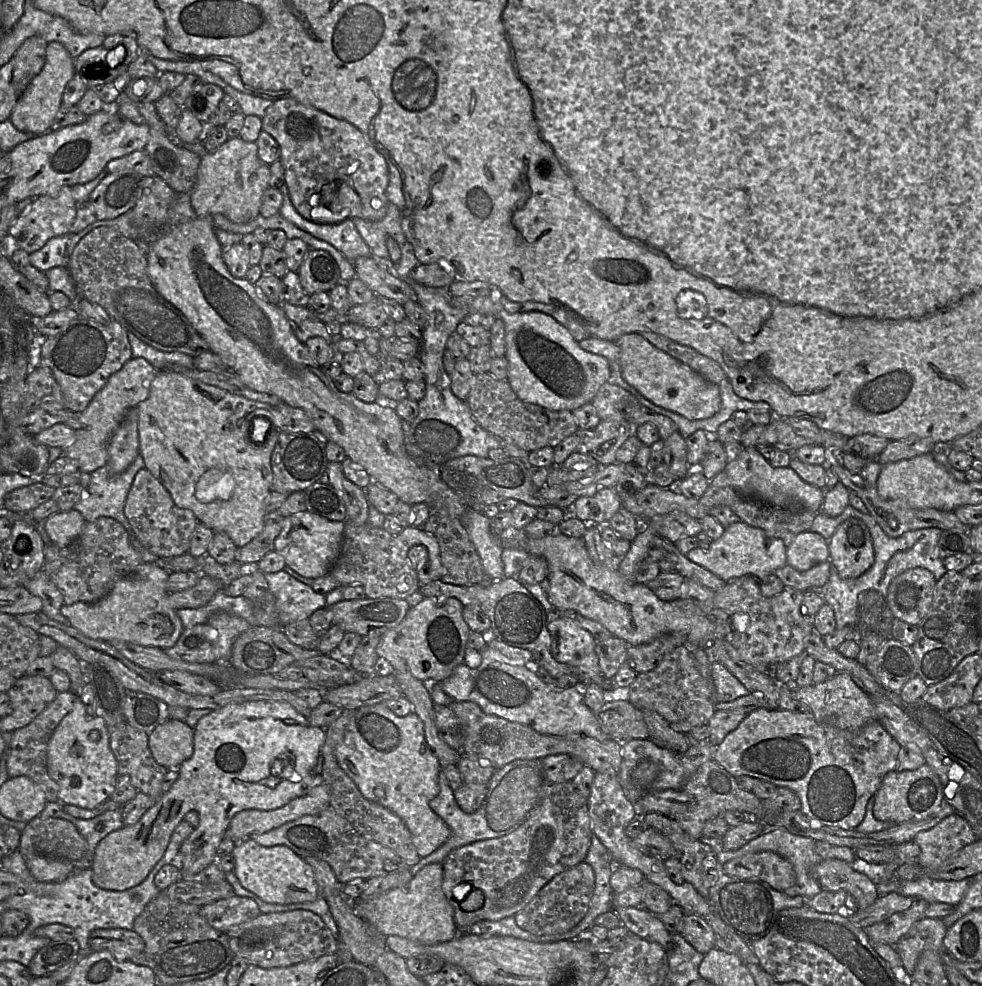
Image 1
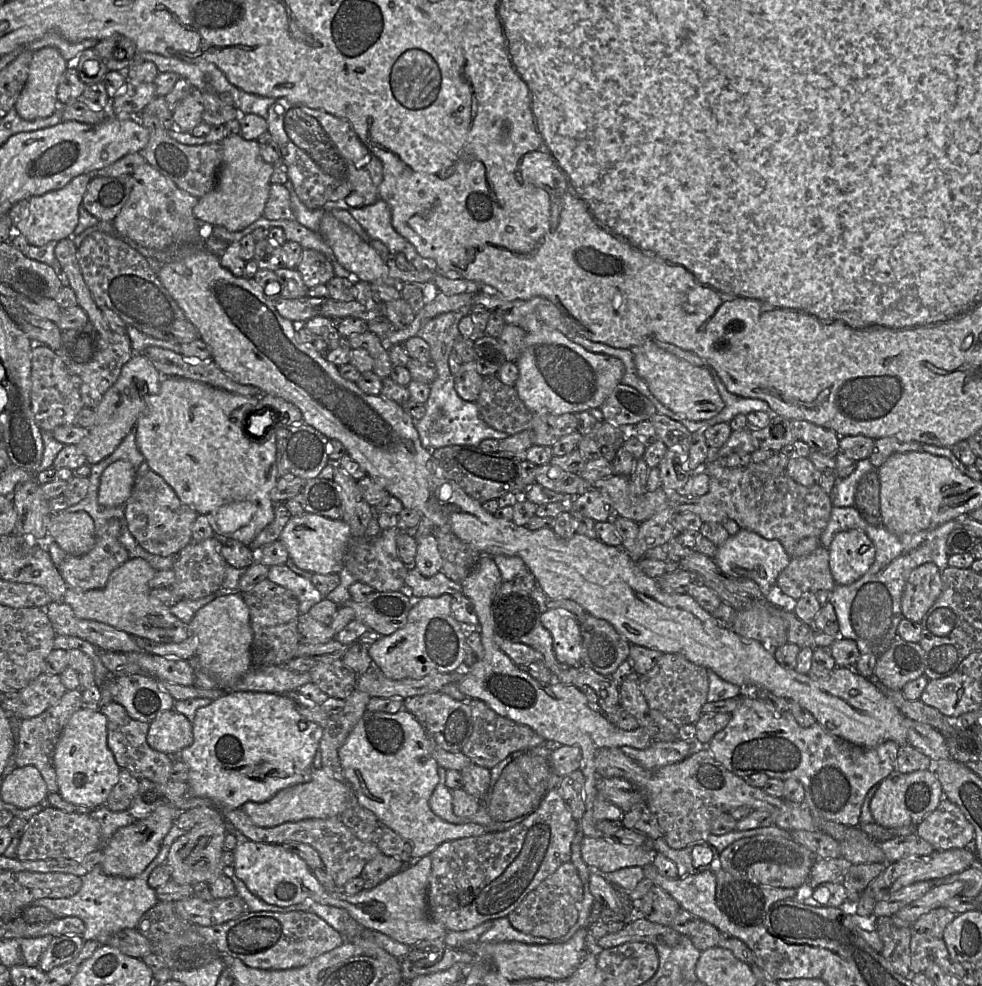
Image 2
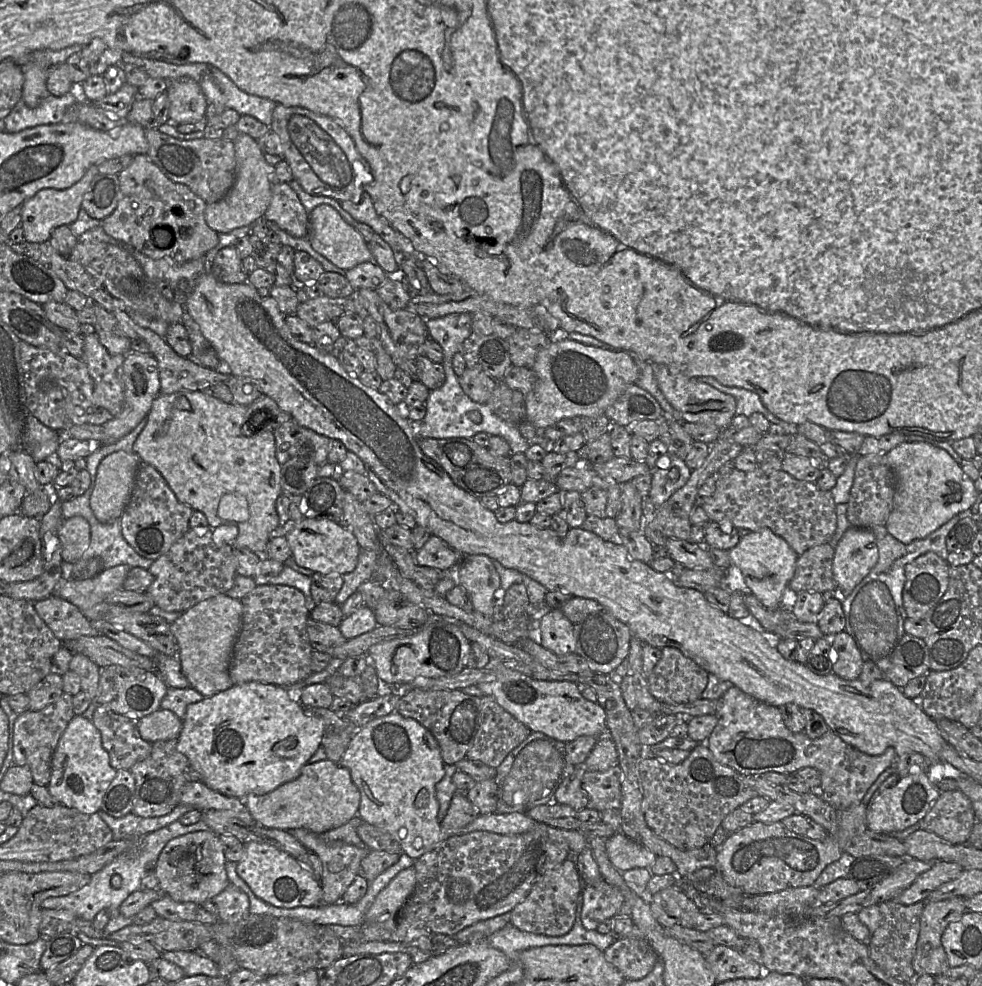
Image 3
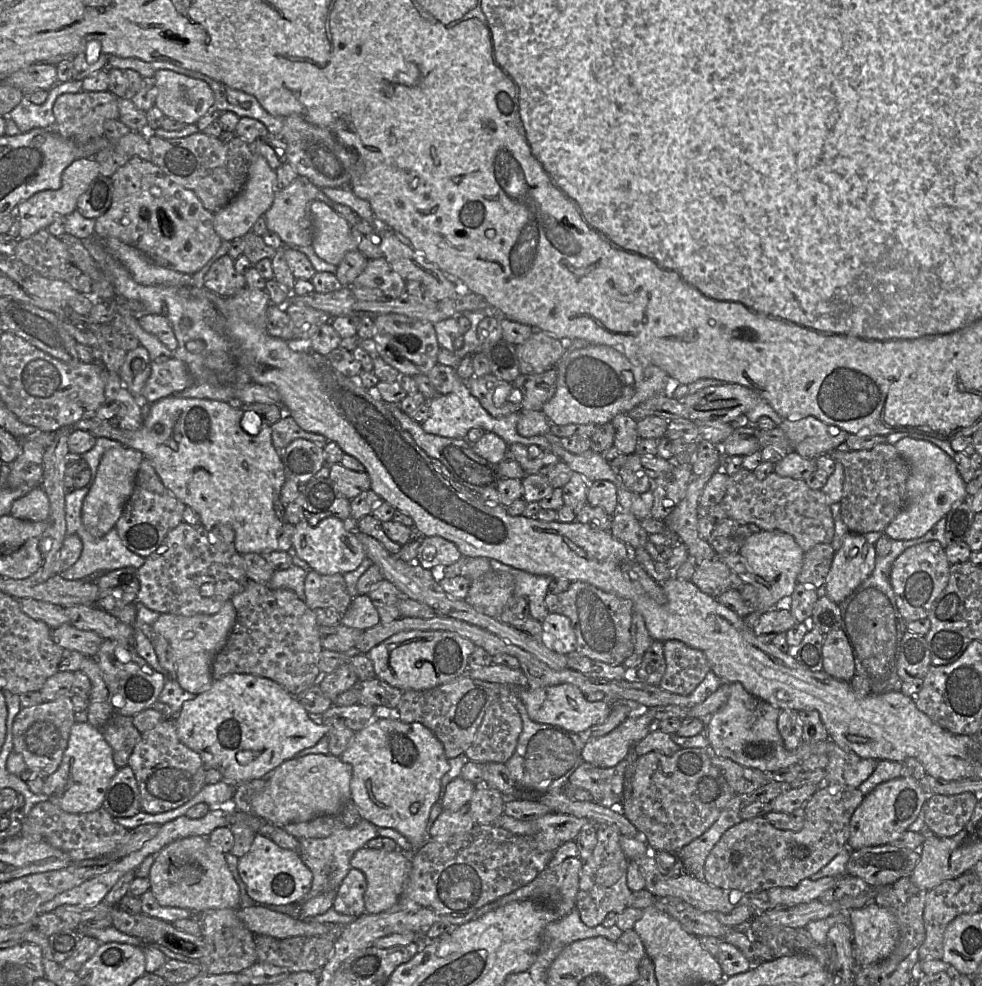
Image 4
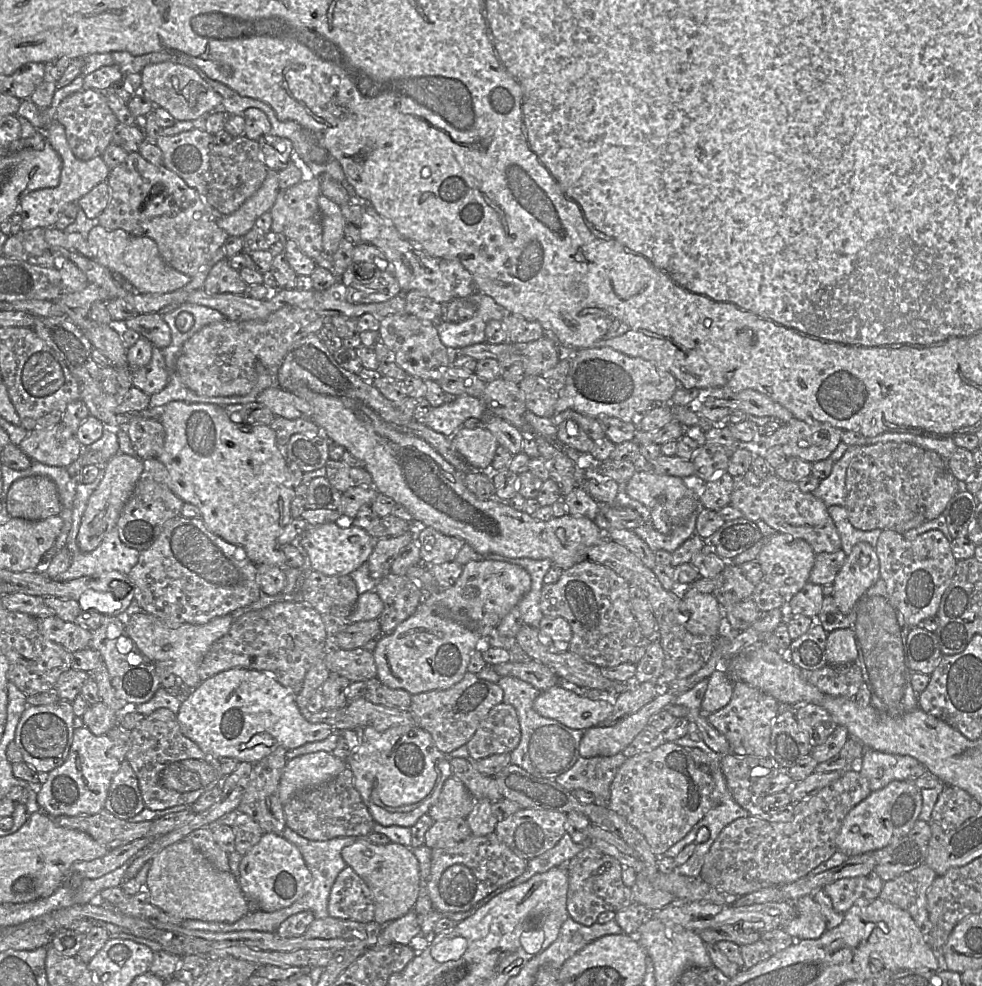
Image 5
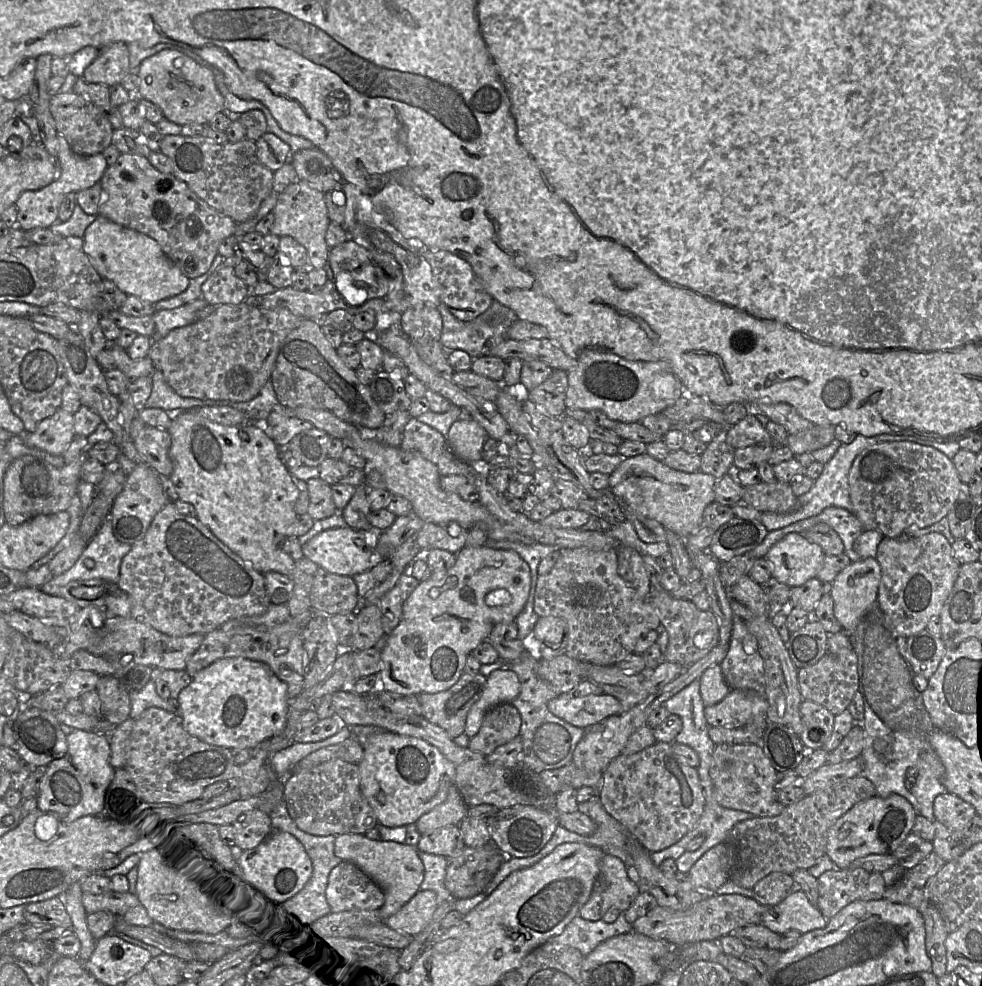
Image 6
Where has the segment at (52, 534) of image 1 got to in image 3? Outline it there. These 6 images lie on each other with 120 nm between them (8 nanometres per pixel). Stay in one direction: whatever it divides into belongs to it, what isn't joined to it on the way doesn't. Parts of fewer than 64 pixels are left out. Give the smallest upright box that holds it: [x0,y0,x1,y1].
[60,516,91,564]

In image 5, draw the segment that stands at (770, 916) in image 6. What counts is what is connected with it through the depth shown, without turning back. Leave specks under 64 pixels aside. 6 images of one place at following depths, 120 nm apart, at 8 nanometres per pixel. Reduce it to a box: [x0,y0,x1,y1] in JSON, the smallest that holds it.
[783,895,828,940]

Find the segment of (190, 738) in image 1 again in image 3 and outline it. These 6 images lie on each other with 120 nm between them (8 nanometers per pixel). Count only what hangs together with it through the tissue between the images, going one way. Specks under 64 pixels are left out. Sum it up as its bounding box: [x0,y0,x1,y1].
[138,709,183,743]

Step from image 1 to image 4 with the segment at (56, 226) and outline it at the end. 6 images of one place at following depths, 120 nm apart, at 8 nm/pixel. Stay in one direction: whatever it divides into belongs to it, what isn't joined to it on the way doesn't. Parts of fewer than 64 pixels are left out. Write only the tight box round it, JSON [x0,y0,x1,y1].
[16,158,100,239]

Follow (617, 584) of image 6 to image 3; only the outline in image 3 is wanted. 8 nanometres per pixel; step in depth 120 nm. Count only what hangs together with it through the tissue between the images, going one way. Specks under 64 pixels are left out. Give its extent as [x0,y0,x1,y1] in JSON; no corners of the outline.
[560,596,633,675]

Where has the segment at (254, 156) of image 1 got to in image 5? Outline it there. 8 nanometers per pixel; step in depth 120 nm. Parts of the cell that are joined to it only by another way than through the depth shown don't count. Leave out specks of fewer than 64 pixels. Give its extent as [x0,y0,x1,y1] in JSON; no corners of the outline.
[218,170,278,237]

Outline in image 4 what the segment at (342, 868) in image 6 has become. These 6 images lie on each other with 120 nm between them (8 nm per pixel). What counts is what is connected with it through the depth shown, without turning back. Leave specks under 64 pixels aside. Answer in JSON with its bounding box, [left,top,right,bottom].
[332,868,366,917]

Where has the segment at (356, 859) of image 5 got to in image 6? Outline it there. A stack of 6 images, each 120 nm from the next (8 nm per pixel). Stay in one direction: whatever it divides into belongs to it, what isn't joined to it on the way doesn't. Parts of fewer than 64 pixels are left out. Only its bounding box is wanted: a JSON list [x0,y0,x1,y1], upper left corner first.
[334,834,424,922]

